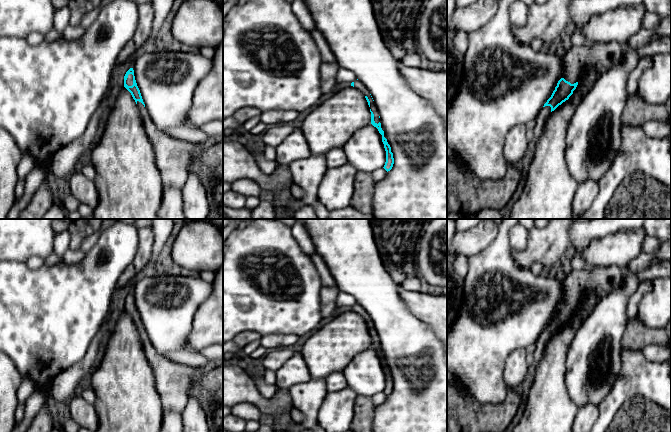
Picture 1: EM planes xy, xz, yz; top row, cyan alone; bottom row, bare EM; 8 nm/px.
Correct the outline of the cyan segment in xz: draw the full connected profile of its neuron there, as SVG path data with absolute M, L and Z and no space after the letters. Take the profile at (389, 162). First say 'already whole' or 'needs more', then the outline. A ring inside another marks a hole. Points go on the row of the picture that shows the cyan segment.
needs more; M358 79L354 82L352 82L351 86L360 90L365 95L365 98L370 107L371 124L374 127L376 127L378 129L379 133L382 135L382 142L384 144L384 148L386 151L386 162L385 162L385 165L383 168L388 172L393 167L394 158L393 158L393 153L391 152L391 147L388 144L387 139L384 137L384 131L382 130L381 123L380 123L380 116L378 114L377 108L375 106L374 100L373 100L370 92L368 91L368 89Z

